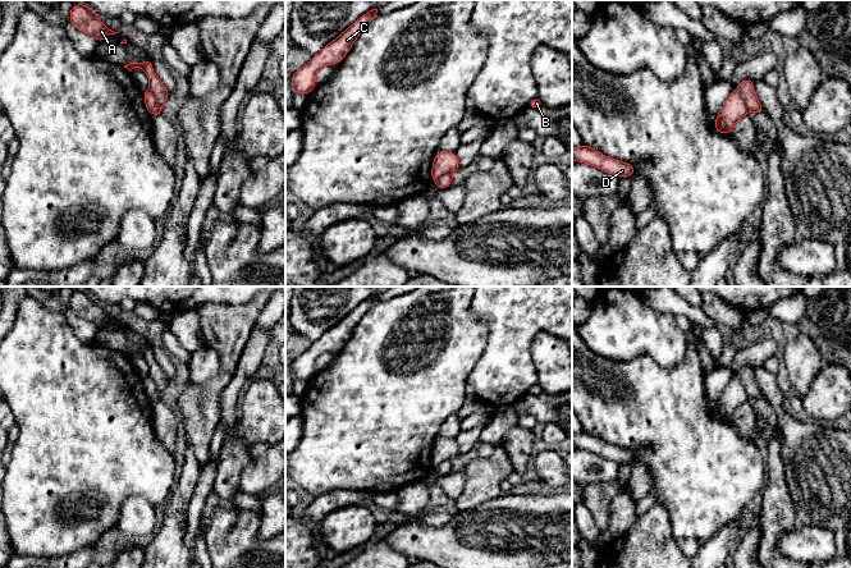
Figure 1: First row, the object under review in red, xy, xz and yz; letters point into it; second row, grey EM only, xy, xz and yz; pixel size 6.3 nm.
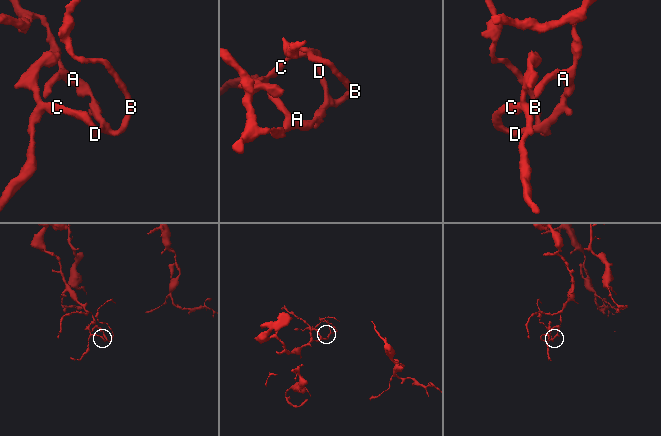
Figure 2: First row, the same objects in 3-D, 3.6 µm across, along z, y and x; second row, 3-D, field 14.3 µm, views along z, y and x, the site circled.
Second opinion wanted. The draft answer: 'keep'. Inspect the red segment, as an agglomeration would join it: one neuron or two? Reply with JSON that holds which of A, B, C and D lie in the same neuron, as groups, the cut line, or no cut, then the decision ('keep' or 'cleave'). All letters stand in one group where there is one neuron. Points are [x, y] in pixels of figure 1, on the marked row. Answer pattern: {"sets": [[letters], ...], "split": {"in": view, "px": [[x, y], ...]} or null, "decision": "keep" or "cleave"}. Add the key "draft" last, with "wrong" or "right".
{"sets": [["A"], ["B", "C", "D"]], "split": {"in": "yz", "px": [[737, 88], [747, 109]]}, "decision": "cleave", "draft": "wrong"}

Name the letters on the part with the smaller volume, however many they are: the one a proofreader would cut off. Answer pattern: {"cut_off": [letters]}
{"cut_off": ["B", "C", "D"]}

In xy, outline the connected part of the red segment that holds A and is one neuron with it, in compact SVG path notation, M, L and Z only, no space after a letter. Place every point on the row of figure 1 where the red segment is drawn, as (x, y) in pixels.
M81 3L73 5L69 13L69 20L77 29L91 35L99 42L105 41L109 35L118 33L105 27L96 17L96 13Z

